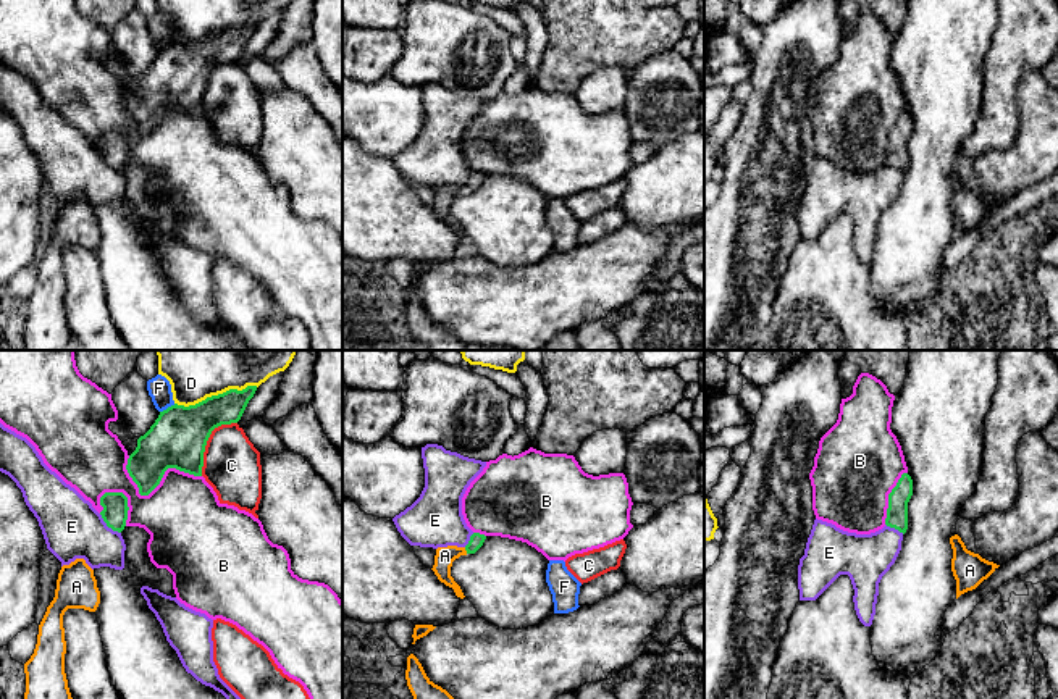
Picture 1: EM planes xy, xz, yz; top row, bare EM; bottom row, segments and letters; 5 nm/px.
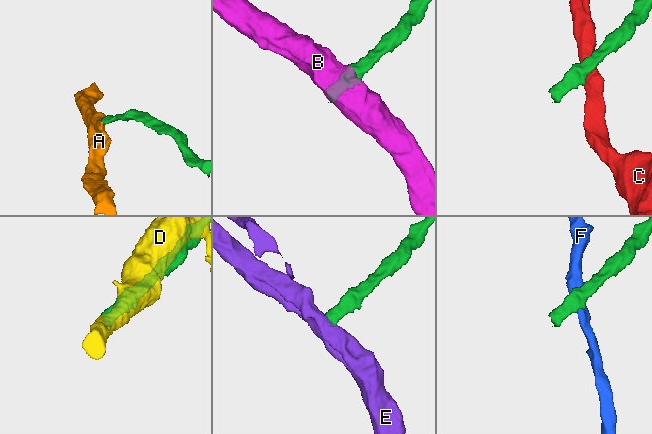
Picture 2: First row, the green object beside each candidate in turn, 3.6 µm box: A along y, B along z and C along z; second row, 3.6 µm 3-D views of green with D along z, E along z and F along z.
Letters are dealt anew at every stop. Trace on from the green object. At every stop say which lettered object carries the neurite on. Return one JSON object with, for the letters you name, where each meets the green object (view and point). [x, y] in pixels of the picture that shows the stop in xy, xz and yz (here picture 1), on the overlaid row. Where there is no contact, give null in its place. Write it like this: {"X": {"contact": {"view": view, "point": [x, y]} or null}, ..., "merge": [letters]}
{"A": {"contact": {"view": "xz", "point": [466, 549]}}, "merge": ["A"]}

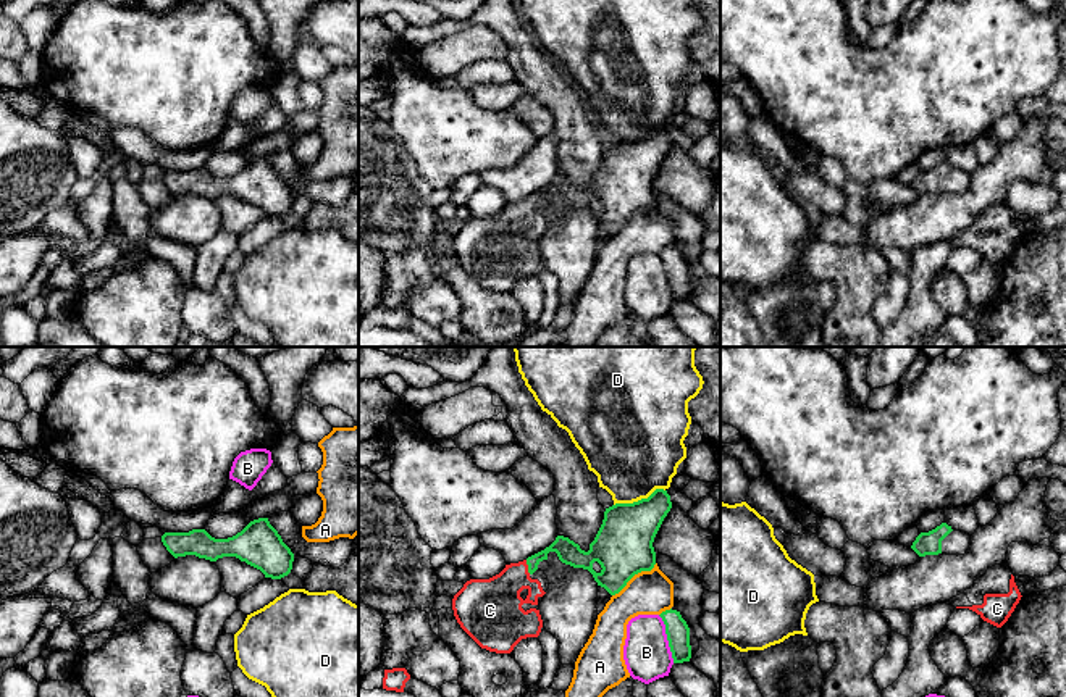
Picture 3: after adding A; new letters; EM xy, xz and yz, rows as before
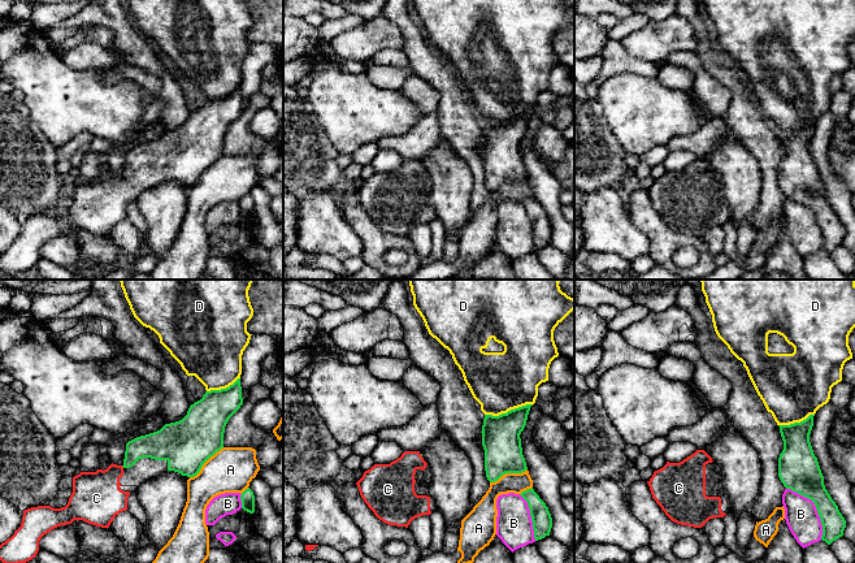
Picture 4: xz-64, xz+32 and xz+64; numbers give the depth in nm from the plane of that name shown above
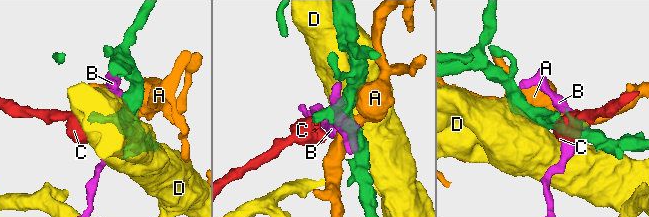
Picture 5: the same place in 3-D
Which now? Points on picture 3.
{"C": {"contact": {"view": "xz", "point": [528, 567]}}, "merge": ["C"]}

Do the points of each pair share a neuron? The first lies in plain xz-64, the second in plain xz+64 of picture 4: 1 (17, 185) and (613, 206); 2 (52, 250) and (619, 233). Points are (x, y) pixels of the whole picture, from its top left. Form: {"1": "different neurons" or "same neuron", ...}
{"1": "different neurons", "2": "same neuron"}

